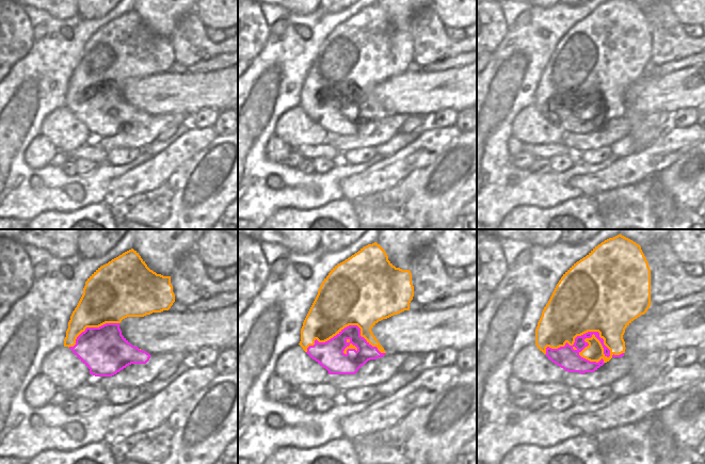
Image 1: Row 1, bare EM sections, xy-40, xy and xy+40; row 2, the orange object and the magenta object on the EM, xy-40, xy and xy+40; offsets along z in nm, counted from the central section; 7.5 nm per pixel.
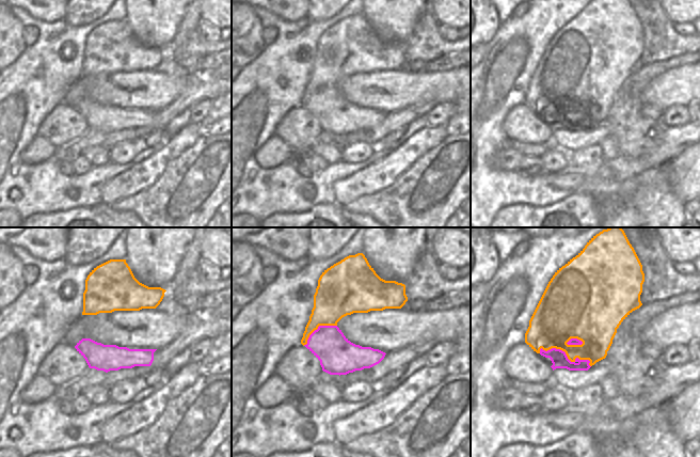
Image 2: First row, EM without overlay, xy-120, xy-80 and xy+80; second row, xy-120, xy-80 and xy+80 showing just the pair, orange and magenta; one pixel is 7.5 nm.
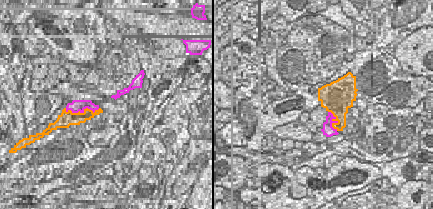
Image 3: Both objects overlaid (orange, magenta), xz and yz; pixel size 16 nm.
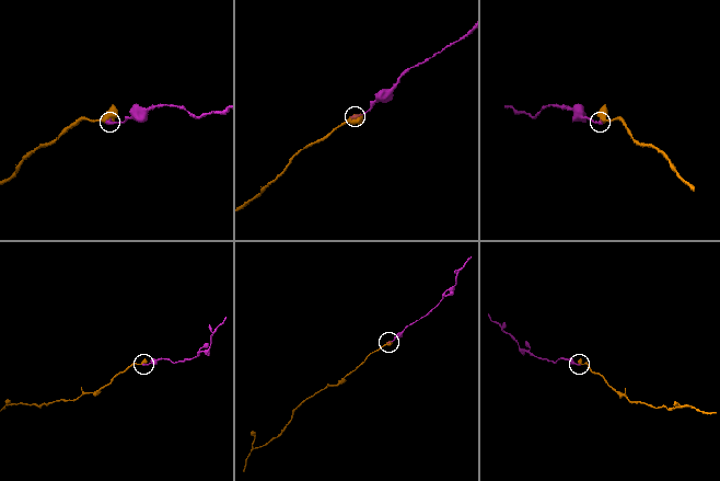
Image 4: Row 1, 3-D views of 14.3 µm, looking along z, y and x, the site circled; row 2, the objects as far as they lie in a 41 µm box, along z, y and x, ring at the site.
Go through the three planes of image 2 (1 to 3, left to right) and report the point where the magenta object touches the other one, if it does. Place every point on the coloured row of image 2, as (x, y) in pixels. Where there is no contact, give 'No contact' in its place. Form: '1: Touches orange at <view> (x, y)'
1: No contact
2: Touches orange at xy-80 (317, 328)
3: Touches orange at xy+80 (567, 356)

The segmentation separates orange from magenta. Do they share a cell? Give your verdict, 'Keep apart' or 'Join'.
Join

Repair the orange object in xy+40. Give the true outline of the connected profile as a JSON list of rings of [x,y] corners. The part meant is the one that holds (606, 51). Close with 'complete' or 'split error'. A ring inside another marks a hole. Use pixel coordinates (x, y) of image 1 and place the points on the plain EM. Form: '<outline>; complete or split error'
[[[607,0],[595,7],[586,18],[574,25],[557,45],[548,64],[542,73],[542,77],[535,90],[535,107],[548,121],[568,133],[594,133],[612,118],[622,118],[625,114],[623,96],[625,90],[638,78],[644,76],[651,67],[651,30],[641,11],[641,7],[630,0]]]; split error

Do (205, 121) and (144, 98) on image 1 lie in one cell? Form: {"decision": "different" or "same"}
{"decision": "different"}

